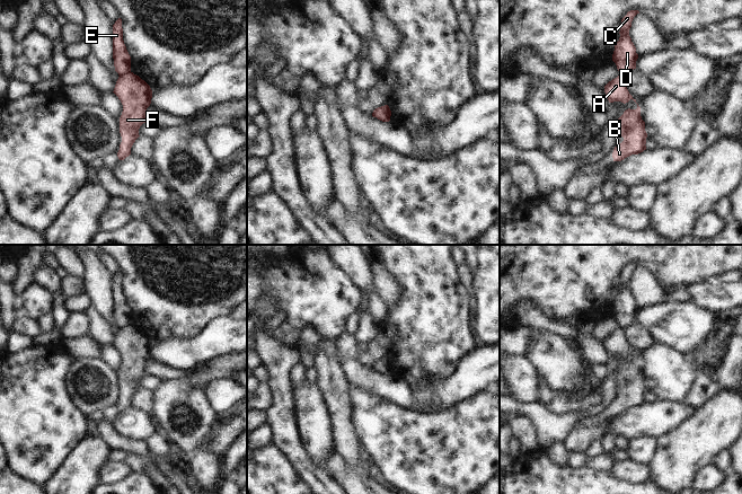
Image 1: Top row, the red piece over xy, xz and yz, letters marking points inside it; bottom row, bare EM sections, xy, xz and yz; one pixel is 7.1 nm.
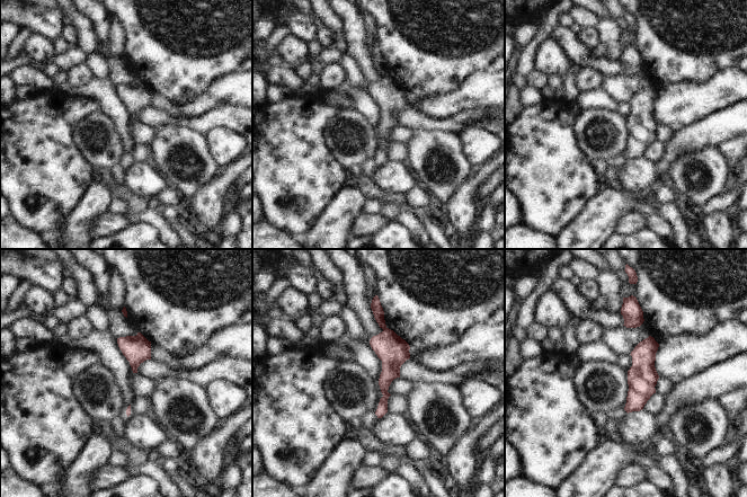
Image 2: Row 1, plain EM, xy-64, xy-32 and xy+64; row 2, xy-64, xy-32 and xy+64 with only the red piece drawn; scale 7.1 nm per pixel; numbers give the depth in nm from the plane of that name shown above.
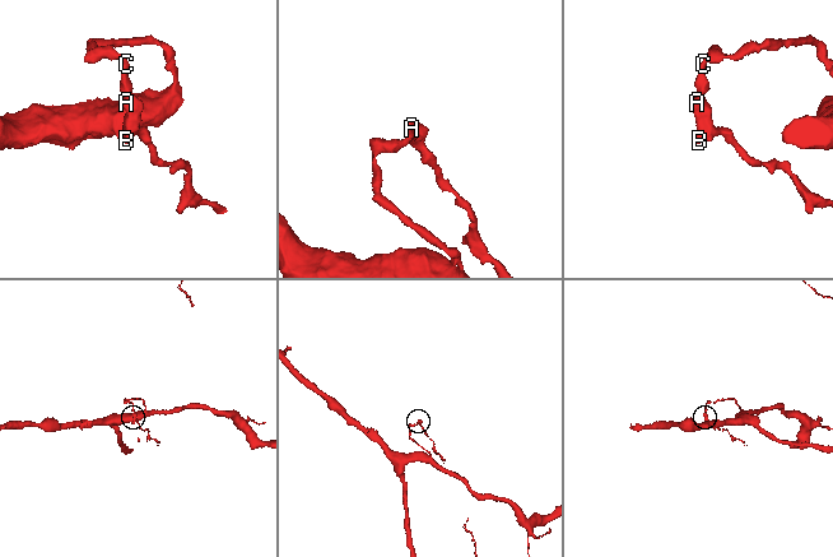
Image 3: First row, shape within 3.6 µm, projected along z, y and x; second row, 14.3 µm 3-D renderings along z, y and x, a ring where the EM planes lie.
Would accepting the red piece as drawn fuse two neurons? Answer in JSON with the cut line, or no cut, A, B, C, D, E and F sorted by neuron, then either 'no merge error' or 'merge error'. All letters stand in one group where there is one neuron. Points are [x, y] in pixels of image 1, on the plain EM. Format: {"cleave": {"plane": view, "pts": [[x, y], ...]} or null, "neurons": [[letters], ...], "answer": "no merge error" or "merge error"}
{"cleave": {"plane": "xy", "pts": [[130, 324], [120, 328]]}, "neurons": [["A", "B", "F"], ["C", "D", "E"]], "answer": "merge error"}

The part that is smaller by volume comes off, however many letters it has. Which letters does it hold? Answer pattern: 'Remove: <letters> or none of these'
Remove: A, B, F

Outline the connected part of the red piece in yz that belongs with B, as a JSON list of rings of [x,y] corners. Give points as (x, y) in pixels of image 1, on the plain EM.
[[[641,360],[626,362],[617,374],[618,386],[624,394],[615,399],[612,405],[613,414],[621,414],[631,407],[638,407],[646,403],[645,374],[641,369]]]

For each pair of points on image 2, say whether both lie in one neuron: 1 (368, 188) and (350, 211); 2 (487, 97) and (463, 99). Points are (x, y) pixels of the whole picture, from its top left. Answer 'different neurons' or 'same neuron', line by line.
1: different neurons
2: same neuron

